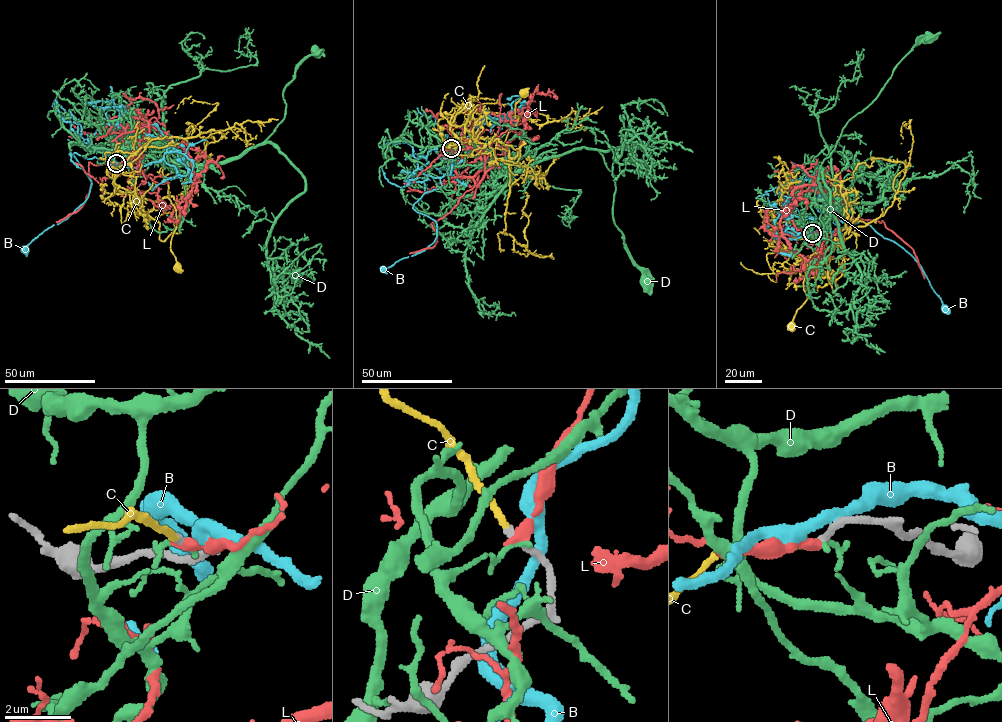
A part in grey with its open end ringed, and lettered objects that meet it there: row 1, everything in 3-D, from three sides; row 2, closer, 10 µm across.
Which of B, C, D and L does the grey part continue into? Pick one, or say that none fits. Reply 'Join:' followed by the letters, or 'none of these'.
Join: C

